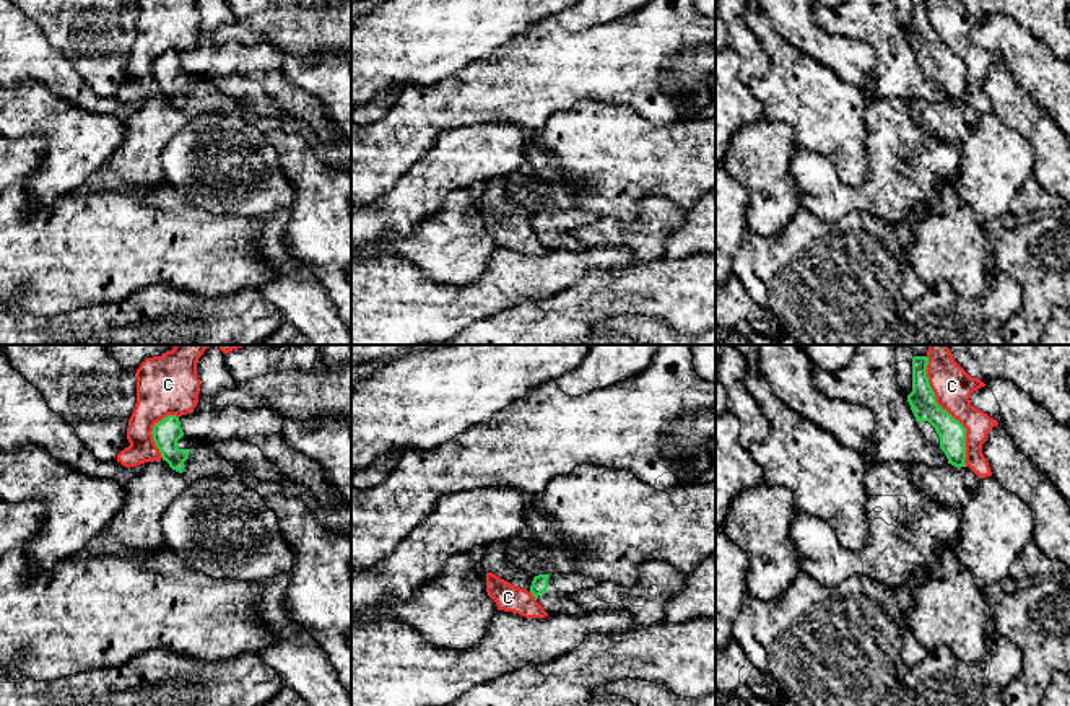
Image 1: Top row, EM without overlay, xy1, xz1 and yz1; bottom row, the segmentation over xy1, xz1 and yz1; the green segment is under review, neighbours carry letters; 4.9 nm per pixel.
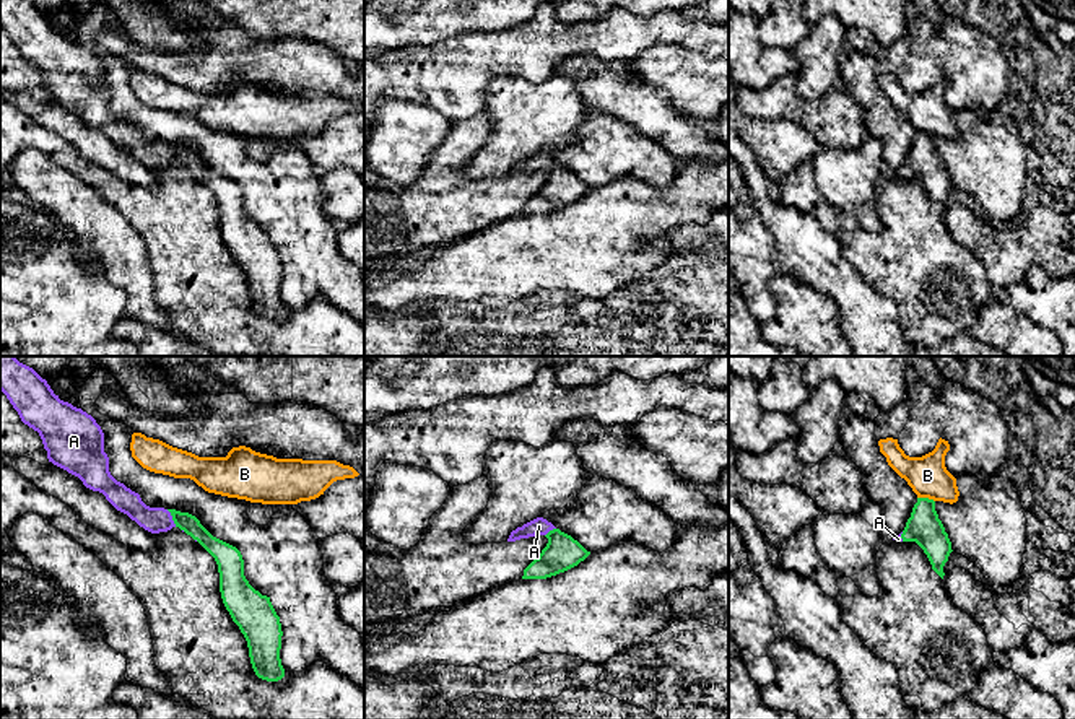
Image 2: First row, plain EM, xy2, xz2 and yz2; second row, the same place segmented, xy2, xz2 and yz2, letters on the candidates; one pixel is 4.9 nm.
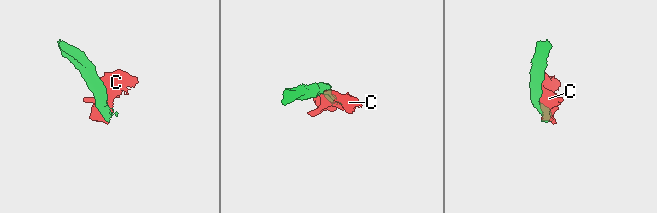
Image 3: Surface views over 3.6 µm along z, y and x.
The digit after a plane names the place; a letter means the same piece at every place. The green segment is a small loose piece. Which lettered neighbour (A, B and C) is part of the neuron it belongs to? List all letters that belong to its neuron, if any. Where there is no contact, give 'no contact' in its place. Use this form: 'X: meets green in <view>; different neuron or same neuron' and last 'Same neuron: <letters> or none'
A: meets green in xy2; same neuron
B: meets green in yz2; different neuron
C: meets green in yz1; different neuron
Same neuron: A

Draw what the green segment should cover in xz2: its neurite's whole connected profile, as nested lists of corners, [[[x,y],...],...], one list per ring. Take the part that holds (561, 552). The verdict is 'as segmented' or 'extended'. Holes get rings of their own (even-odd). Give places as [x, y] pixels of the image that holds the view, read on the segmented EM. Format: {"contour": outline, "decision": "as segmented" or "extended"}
{"contour": [[[537,517],[512,530],[507,542],[535,535],[545,535],[548,543],[542,553],[524,569],[522,579],[546,579],[556,576],[577,566],[590,555],[590,551],[587,551],[577,540],[561,532],[543,517]]], "decision": "extended"}

